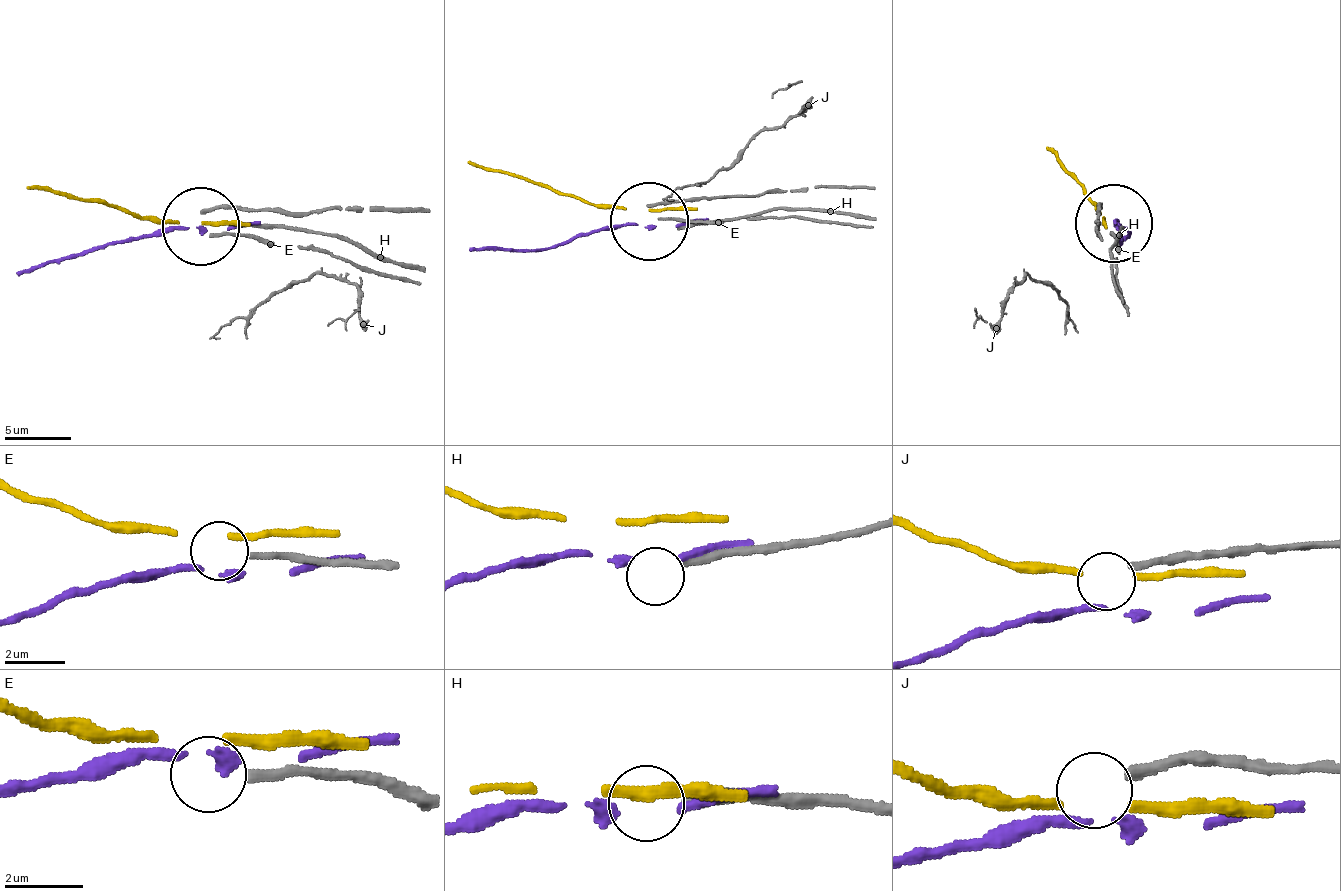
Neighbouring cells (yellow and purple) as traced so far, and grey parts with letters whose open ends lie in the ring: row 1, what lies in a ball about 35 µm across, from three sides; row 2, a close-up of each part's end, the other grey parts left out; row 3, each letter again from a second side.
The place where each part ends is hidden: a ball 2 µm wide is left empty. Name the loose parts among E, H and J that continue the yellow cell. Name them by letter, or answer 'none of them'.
none of them

